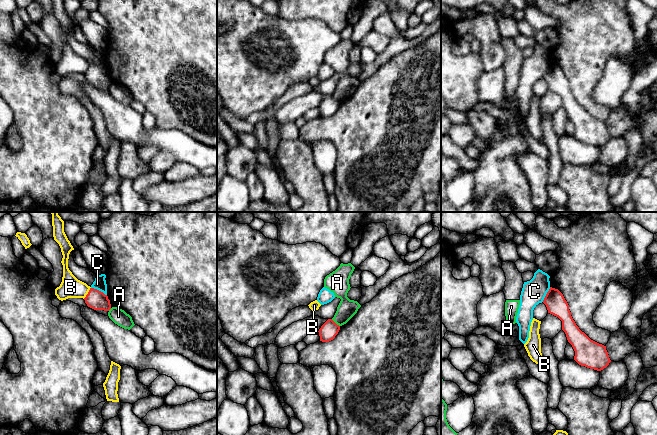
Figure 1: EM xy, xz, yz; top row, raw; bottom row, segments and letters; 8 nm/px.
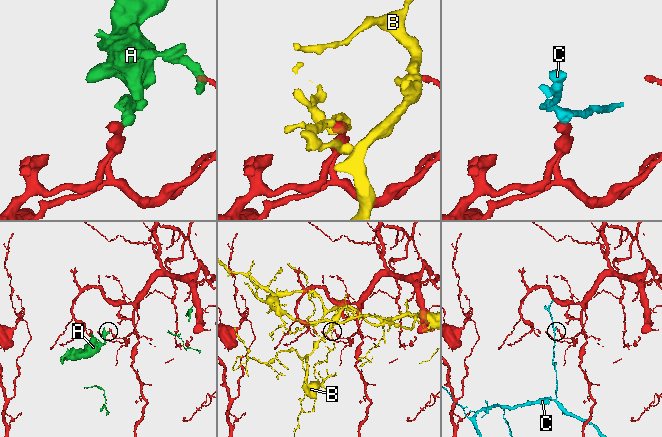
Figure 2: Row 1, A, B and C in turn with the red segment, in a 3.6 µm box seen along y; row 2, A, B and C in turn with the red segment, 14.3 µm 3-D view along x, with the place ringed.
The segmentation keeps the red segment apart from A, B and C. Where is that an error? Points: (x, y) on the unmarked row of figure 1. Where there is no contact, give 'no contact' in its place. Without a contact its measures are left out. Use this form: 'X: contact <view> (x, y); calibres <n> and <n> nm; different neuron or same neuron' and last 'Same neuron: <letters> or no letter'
A: contact xz (334, 98); calibres 140 and 150 nm; different neuron
B: contact xy (88, 69); calibres 160 and 170 nm; different neuron
C: contact xy (98, 66); calibres 160 and 100 nm; different neuron
Same neuron: no letter

